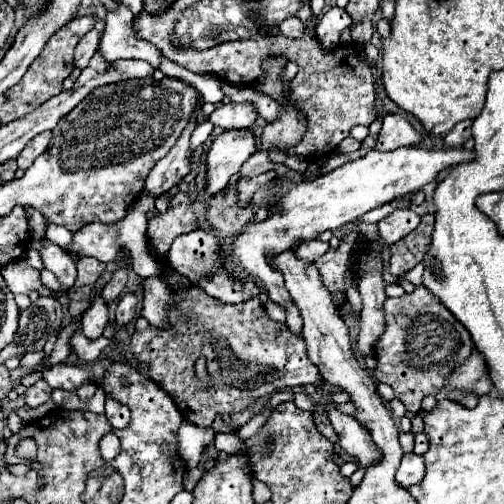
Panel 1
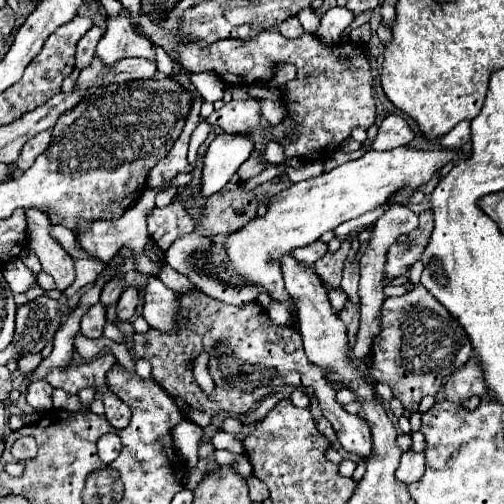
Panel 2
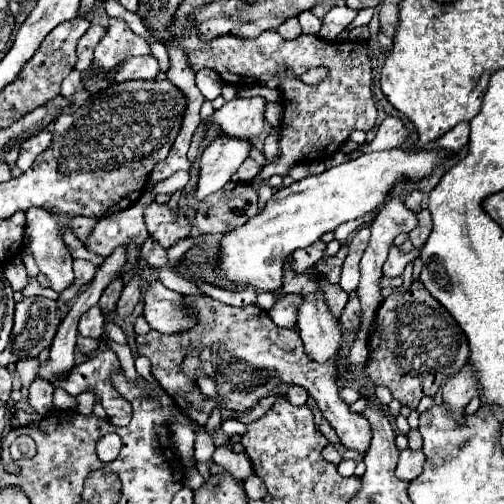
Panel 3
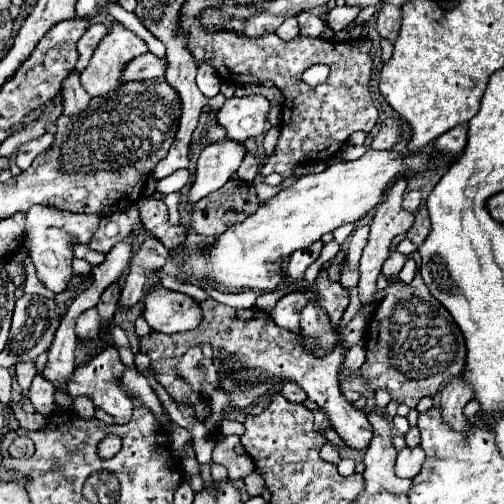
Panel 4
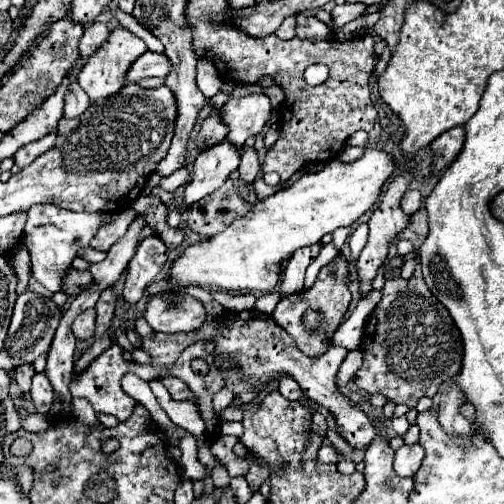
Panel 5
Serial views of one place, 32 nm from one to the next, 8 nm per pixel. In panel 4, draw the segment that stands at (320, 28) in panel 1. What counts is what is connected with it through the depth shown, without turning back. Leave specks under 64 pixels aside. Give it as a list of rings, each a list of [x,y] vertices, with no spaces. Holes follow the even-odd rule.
[[[336,6],[326,14],[326,30],[322,34],[322,38],[326,40],[334,40],[334,36],[338,32],[342,32],[356,16],[358,16],[360,8],[356,6]]]

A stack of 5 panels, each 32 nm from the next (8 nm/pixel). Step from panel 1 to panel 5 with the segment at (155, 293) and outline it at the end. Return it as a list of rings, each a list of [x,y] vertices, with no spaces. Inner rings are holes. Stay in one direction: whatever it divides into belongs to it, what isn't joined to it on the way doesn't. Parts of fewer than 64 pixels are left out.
[[[158,292],[148,298],[146,304],[146,322],[154,332],[190,332],[202,326],[206,320],[204,306],[200,300],[188,294],[170,294],[172,304],[168,306],[168,292]]]

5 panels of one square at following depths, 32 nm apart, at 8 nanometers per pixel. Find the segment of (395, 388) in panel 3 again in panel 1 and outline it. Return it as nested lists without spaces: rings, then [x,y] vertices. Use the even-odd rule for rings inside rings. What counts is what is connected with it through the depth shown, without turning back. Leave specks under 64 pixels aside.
[[[418,286],[412,294],[400,298],[388,298],[384,304],[386,332],[376,344],[378,368],[374,378],[392,386],[396,398],[408,412],[420,412],[426,396],[436,396],[446,378],[468,358],[472,352],[472,336],[468,330],[448,312],[448,308],[428,288]]]

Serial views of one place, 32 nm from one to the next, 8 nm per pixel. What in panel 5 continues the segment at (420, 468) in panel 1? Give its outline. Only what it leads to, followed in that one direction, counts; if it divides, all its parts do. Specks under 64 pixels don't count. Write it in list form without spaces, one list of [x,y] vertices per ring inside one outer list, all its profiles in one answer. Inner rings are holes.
[[[420,444],[414,446],[402,446],[396,450],[396,460],[394,460],[394,470],[398,476],[412,478],[416,476],[420,464],[424,460],[424,450]]]

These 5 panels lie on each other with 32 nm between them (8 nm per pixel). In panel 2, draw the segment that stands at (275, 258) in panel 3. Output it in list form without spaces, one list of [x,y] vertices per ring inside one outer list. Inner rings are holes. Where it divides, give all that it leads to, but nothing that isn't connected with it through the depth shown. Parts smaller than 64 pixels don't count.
[[[394,148],[388,152],[376,152],[376,150],[368,150],[362,158],[346,162],[330,172],[324,172],[316,178],[310,180],[302,180],[298,184],[292,184],[290,188],[286,188],[284,192],[278,192],[272,202],[268,204],[268,212],[262,218],[254,218],[250,220],[242,230],[234,232],[232,236],[228,236],[226,246],[228,246],[228,268],[232,270],[232,276],[238,274],[242,276],[246,282],[258,286],[260,290],[268,292],[272,300],[284,302],[290,300],[290,294],[284,288],[284,280],[282,280],[282,270],[280,270],[280,256],[292,252],[294,248],[306,246],[310,242],[316,242],[326,230],[336,230],[342,222],[352,220],[362,216],[368,210],[374,210],[382,204],[386,204],[392,196],[396,196],[398,192],[410,188],[416,190],[422,184],[426,184],[428,180],[432,180],[432,176],[446,164],[454,162],[454,160],[462,160],[468,158],[470,154],[462,152],[462,150],[416,150],[416,148]]]

